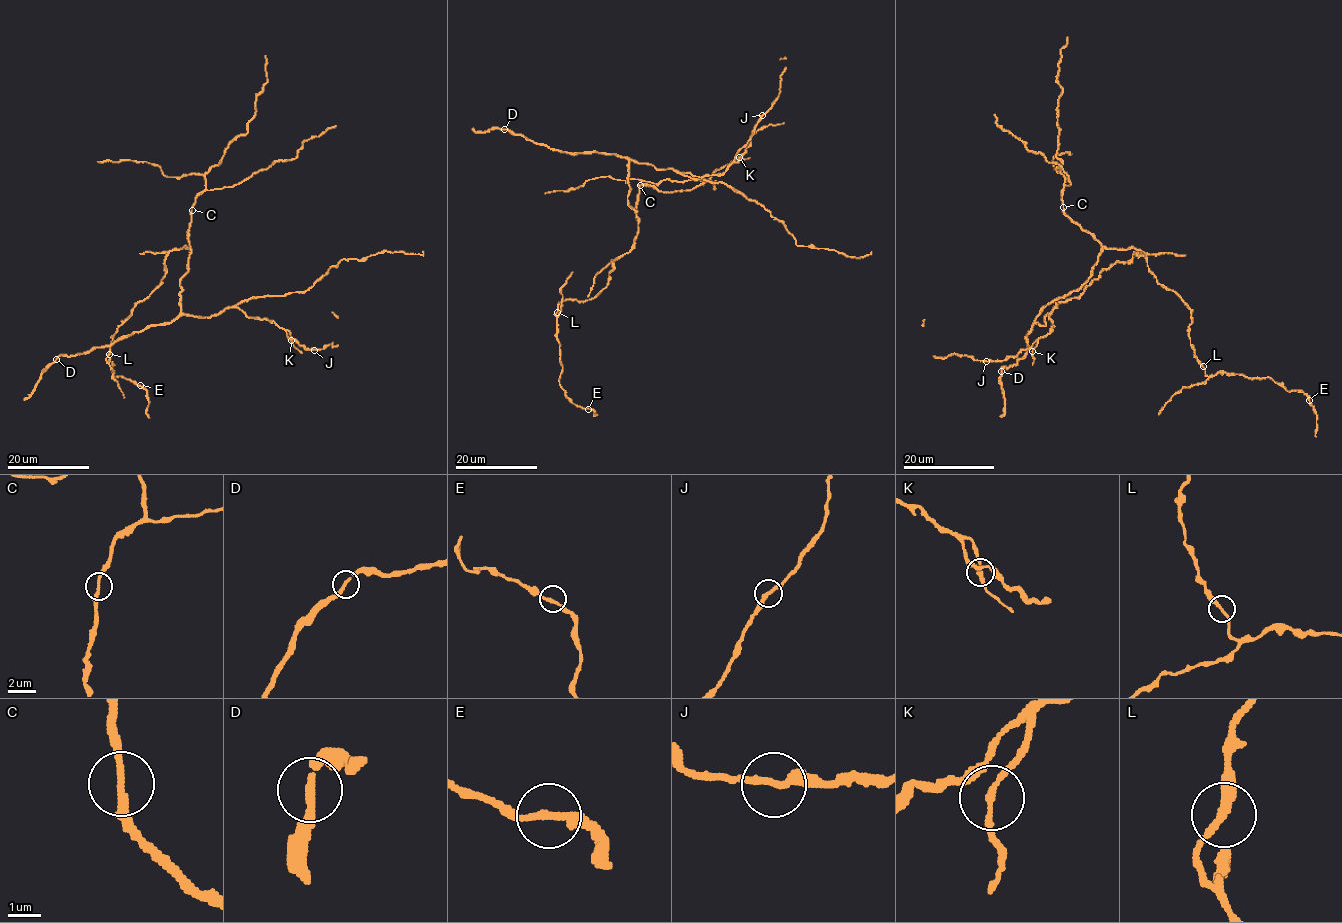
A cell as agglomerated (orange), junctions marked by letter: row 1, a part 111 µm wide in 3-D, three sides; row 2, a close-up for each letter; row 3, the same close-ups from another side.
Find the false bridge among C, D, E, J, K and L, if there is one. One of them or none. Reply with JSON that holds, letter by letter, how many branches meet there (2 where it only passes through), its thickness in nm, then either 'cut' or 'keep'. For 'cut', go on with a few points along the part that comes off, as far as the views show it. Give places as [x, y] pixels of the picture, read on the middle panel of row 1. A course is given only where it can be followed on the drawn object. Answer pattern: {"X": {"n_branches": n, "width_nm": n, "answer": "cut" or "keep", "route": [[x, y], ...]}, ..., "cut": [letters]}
{"C": {"n_branches": 2, "width_nm": 220, "answer": "keep"}, "D": {"n_branches": 2, "width_nm": 220, "answer": "keep"}, "E": {"n_branches": 2, "width_nm": 220, "answer": "keep"}, "J": {"n_branches": 2, "width_nm": 240, "answer": "keep"}, "K": {"n_branches": 2, "width_nm": 200, "answer": "keep"}, "L": {"n_branches": 2, "width_nm": 240, "answer": "keep"}, "cut": []}

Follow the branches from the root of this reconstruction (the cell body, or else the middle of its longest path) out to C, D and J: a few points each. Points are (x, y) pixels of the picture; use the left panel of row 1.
C: (188, 263), (192, 210)
D: (188, 263), (179, 284), (180, 312), (170, 322), (148, 325), (109, 345), (57, 359)
J: (188, 263), (179, 284), (182, 313), (210, 317), (239, 308), (248, 317), (272, 320), (289, 338), (314, 350)

